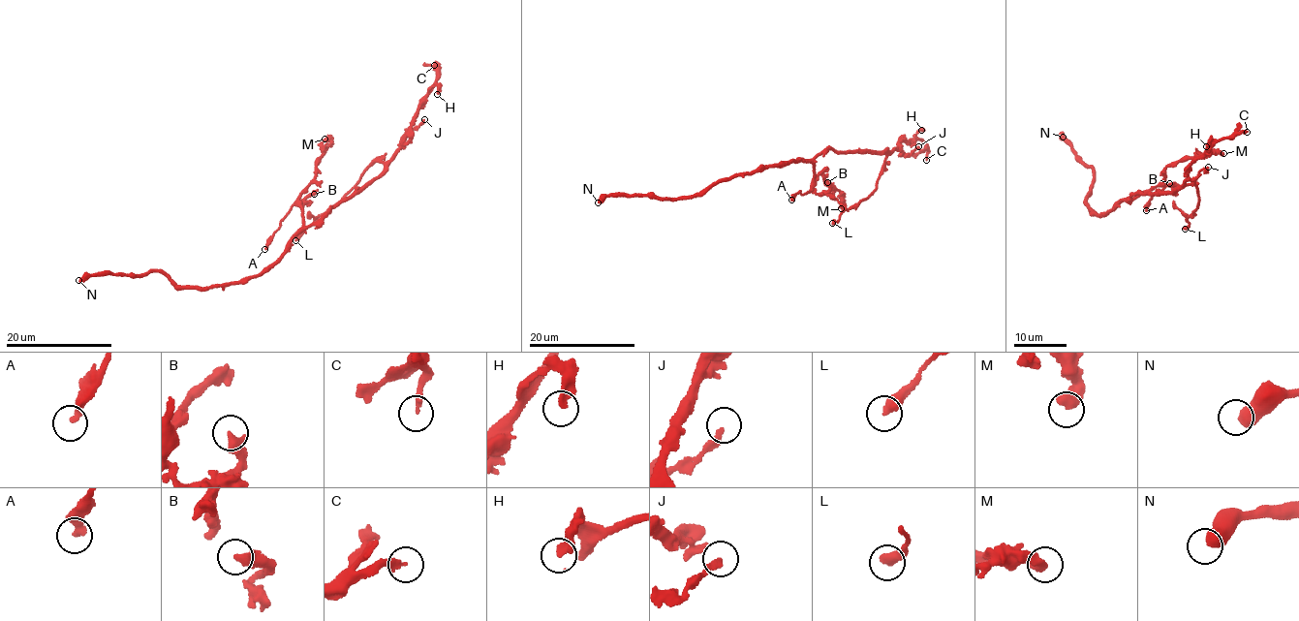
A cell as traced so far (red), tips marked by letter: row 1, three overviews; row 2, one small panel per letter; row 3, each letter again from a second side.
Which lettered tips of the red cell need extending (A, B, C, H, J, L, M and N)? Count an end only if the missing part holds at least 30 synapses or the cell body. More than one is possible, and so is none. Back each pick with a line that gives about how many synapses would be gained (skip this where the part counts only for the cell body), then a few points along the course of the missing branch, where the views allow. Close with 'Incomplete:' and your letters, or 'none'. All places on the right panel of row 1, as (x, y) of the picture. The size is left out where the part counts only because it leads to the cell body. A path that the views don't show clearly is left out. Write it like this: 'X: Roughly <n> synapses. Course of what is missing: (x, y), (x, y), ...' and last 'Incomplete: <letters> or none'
C: Roughly 40 synapses. Course of what is missing: (1247, 132), (1279, 120), (1284, 122), (1292, 110)
Incomplete: C

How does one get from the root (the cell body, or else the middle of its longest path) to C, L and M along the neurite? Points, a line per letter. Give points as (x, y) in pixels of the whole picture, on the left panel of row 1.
C: (295, 232), (317, 224), (333, 207), (380, 175), (430, 93), (439, 67), (434, 65)
L: (295, 232), (317, 224), (333, 207), (360, 192), (380, 175), (384, 164), (379, 160), (374, 163), (295, 240)
M: (295, 232), (302, 224), (299, 195), (313, 179), (316, 167), (329, 145), (328, 138), (324, 139)

